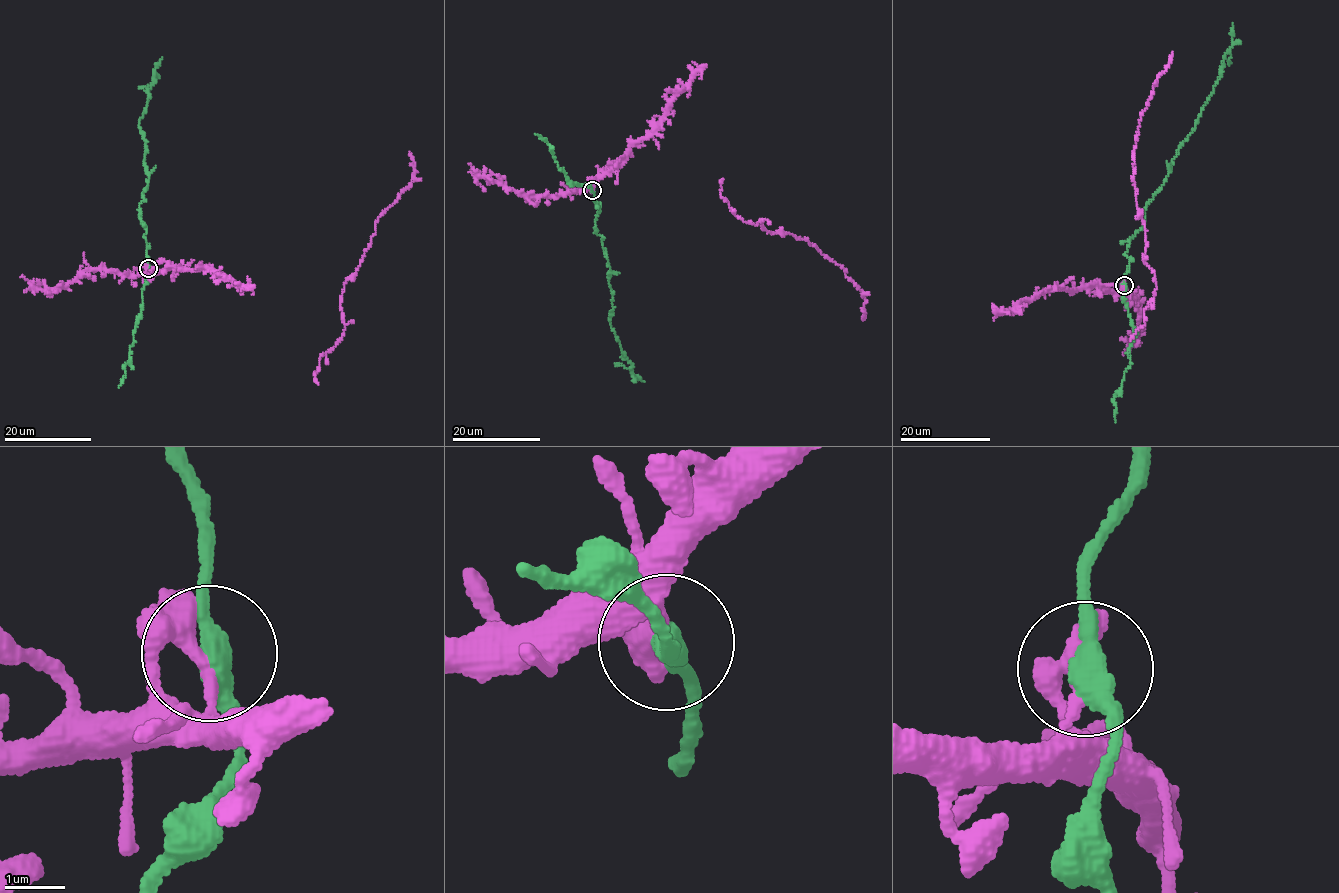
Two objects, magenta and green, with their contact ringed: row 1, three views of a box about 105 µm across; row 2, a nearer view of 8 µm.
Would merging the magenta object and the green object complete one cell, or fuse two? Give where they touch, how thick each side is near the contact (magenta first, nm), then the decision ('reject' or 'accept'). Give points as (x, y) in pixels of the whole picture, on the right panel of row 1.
at (1124, 285); 280 nm thick on the magenta side, 360 nm on the other; accept

